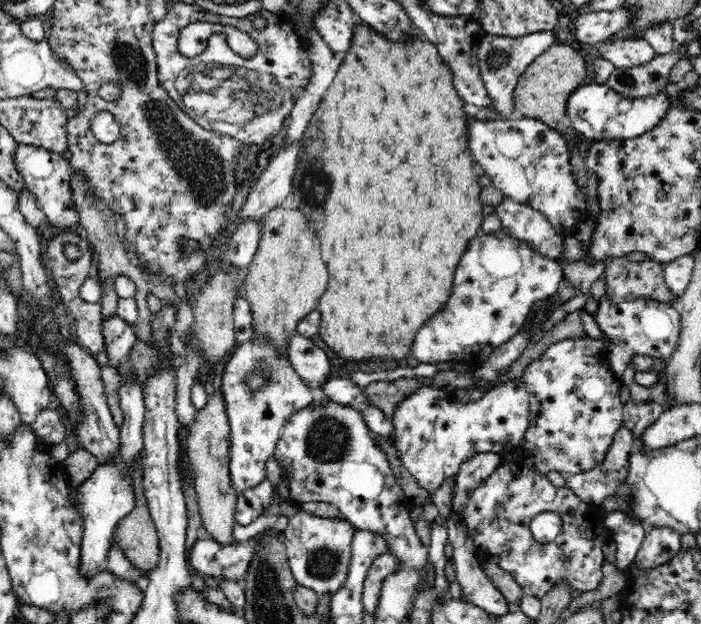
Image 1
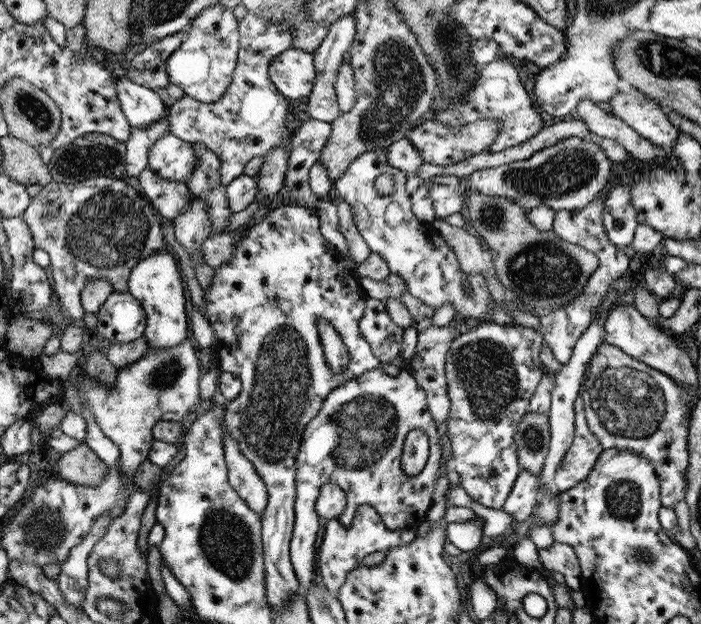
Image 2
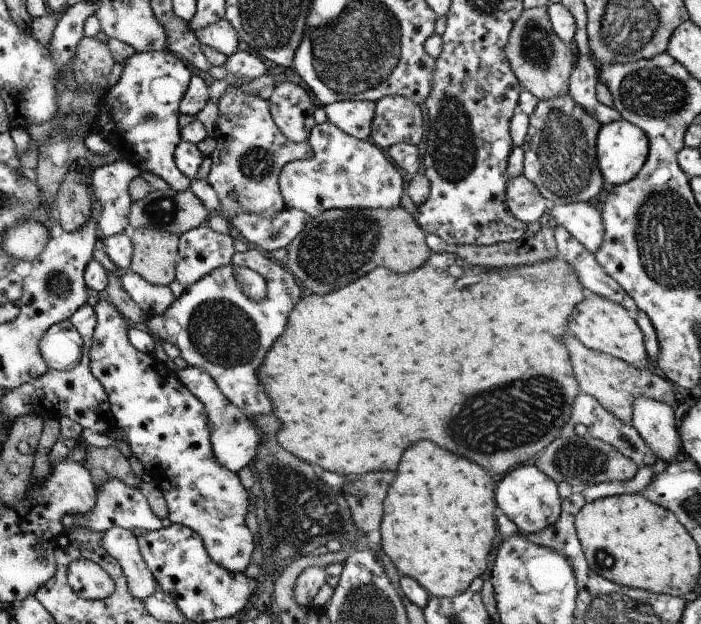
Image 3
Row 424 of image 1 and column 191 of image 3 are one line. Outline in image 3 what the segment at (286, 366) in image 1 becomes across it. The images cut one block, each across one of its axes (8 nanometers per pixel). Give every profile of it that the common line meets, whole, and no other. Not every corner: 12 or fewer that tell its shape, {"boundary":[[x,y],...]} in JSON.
{"boundary":[[208,224],[179,234],[175,268],[186,288],[235,253],[234,233]]}

